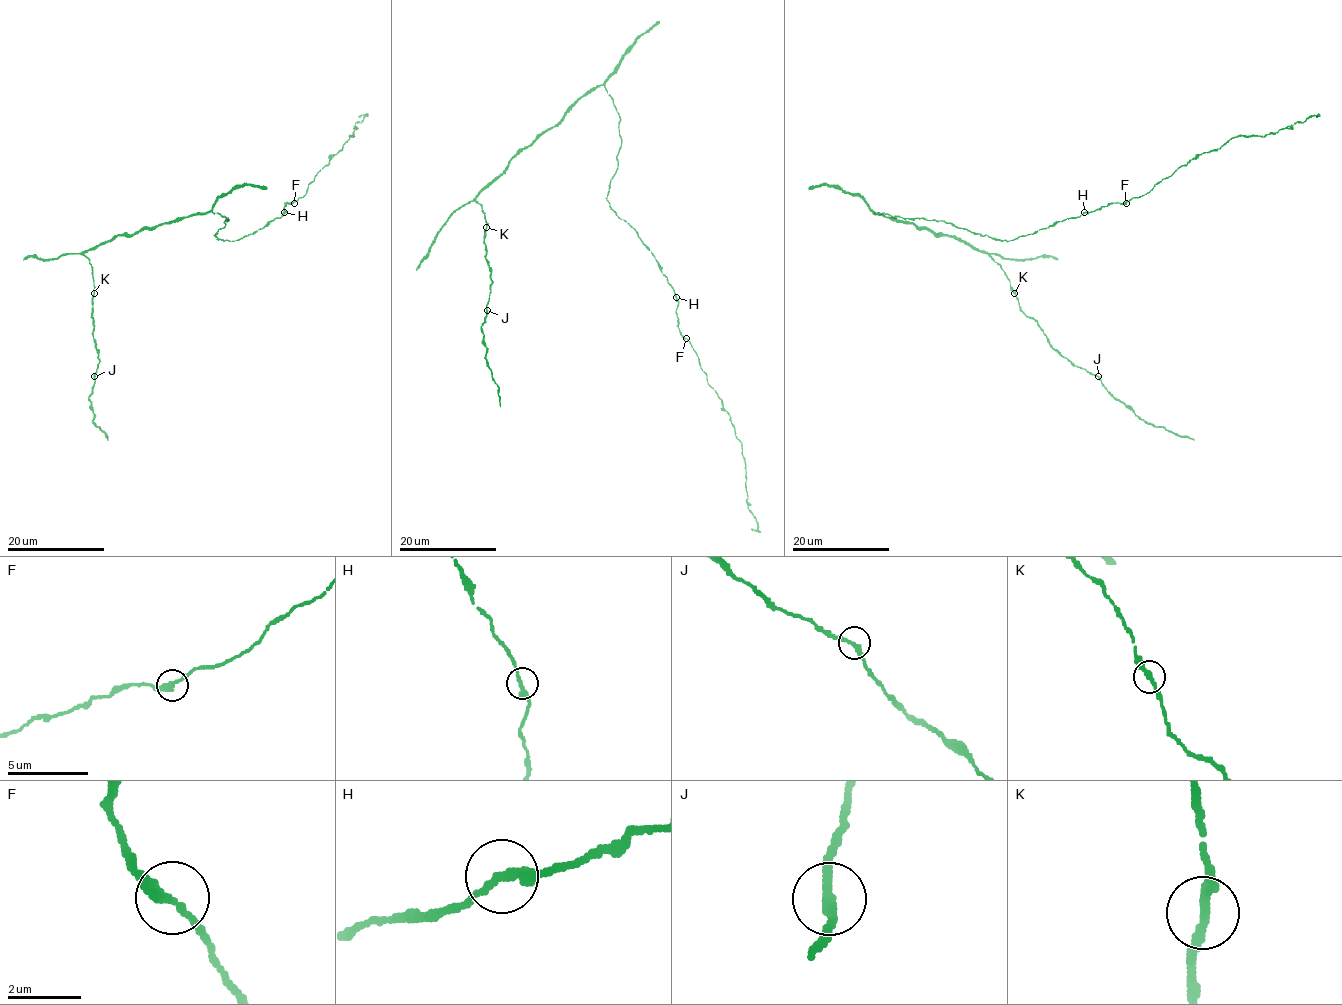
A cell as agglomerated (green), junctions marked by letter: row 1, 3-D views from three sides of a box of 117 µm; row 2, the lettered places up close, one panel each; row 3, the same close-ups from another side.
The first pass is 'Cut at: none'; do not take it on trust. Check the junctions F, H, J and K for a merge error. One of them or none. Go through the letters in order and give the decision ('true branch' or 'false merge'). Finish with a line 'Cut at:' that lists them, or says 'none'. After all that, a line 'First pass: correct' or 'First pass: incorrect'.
F: true branch
H: true branch
J: true branch
K: true branch
Cut at: none
First pass: correct

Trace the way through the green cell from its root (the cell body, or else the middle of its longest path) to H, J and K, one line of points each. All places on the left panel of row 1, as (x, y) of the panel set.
H: (226, 217), (229, 220), (224, 221), (225, 226), (214, 236), (223, 240), (239, 240), (284, 212)
J: (226, 217), (196, 212), (118, 234), (83, 253), (94, 287), (94, 376)
K: (226, 217), (196, 212), (142, 227), (135, 234), (118, 234), (86, 250), (93, 293)

